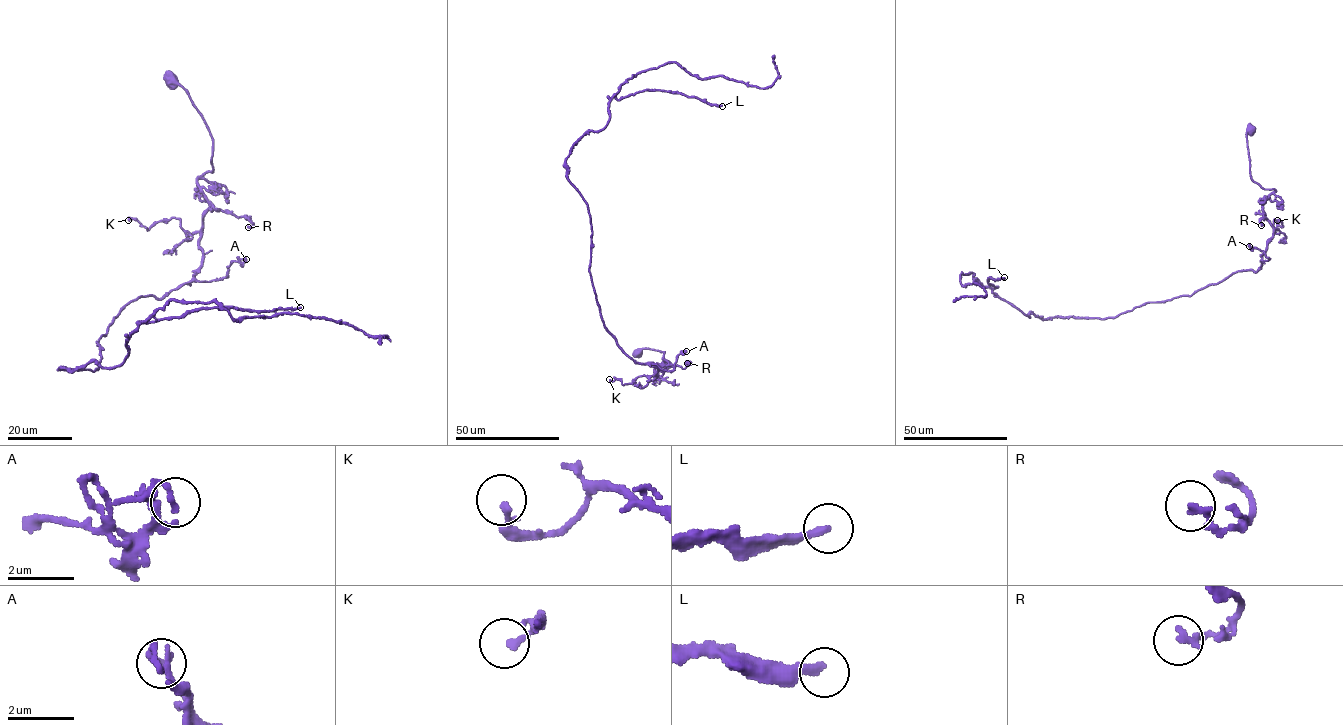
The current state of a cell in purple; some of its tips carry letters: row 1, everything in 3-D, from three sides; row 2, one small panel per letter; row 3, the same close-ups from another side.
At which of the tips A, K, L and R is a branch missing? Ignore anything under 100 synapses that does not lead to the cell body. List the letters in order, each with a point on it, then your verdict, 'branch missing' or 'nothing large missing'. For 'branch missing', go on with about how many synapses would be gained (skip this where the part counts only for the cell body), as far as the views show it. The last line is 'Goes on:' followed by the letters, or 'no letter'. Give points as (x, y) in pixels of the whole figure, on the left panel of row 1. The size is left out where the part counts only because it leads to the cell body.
A: at (246, 259); nothing large missing
K: at (128, 220); nothing large missing
L: at (300, 307); branch missing; about 190 synapses
R: at (248, 227); nothing large missing
Goes on: L

